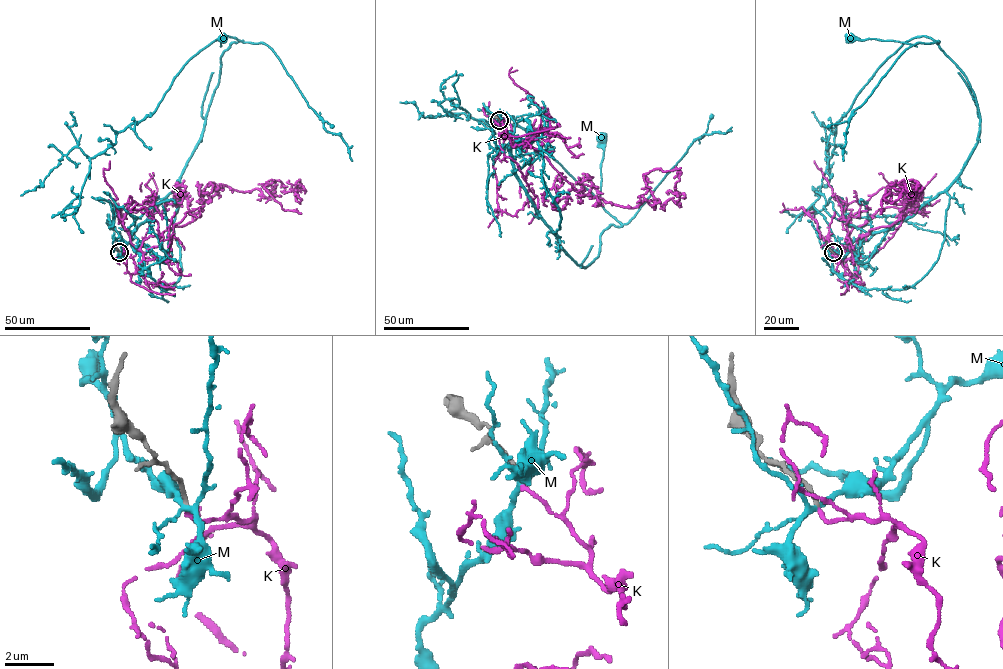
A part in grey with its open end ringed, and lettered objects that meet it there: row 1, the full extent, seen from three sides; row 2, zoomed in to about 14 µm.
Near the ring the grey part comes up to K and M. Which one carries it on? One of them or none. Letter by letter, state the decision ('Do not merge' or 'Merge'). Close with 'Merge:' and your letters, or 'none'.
K: Merge
M: Do not merge
Merge: K

